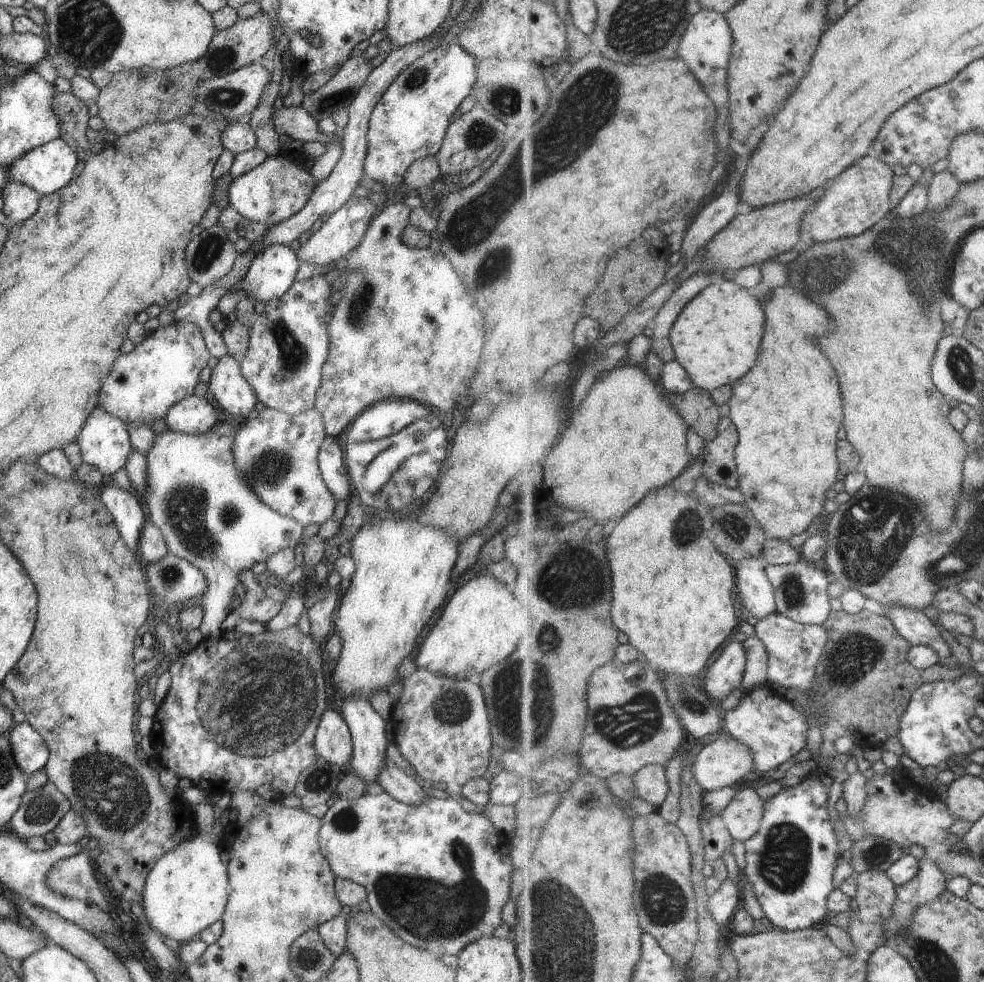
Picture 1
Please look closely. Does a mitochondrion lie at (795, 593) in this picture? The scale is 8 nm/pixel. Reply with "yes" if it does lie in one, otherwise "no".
yes

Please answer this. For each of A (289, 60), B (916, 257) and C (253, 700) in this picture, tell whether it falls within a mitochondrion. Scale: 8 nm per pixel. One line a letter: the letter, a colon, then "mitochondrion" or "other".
A: other
B: mitochondrion
C: mitochondrion

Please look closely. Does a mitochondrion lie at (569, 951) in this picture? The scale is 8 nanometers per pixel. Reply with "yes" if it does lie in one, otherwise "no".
yes

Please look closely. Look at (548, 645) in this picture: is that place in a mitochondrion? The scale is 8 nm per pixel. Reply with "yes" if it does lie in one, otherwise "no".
yes

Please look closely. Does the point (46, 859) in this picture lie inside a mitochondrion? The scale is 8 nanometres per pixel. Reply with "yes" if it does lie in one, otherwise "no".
no

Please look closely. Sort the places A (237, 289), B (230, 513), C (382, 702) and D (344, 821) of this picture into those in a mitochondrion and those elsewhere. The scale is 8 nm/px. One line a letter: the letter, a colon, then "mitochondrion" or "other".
A: other
B: mitochondrion
C: other
D: mitochondrion

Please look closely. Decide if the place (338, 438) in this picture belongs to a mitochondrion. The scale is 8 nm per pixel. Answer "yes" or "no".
no

